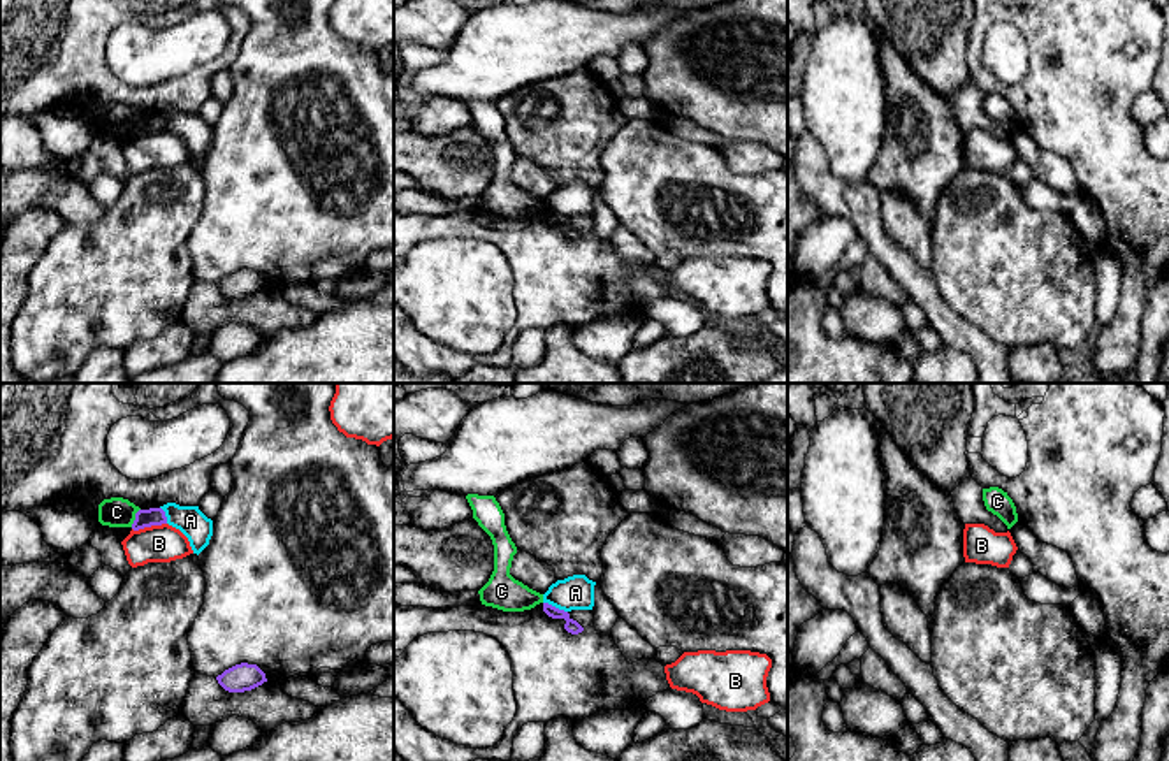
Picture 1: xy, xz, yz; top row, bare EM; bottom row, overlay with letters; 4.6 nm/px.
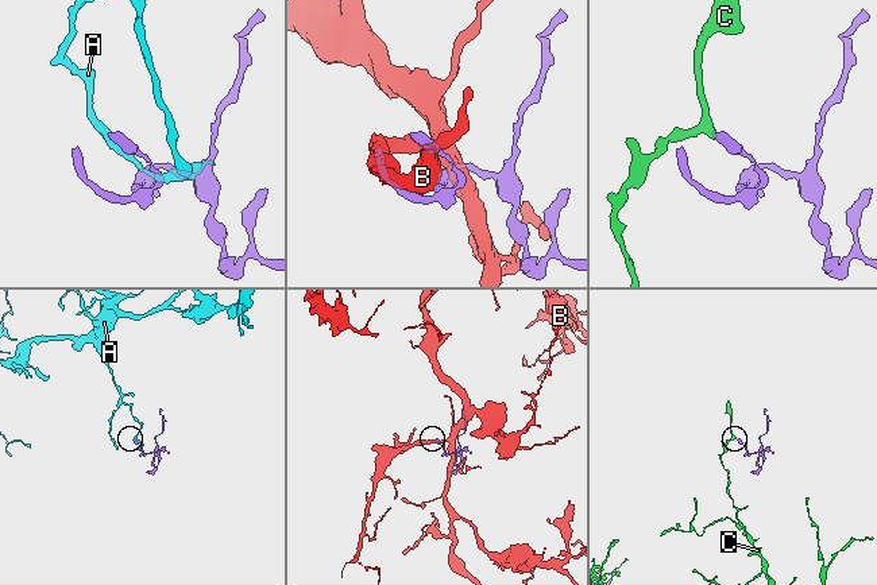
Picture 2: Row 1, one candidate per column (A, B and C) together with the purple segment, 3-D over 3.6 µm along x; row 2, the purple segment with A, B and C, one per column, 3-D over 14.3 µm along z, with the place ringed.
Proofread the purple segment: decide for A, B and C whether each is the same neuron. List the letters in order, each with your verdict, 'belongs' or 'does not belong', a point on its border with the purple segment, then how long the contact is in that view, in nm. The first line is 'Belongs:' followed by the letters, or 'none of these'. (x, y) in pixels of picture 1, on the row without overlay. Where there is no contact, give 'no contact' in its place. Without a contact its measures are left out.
Belongs: none of these
A: does not belong | xz (554, 213) | 120 nm
B: does not belong | xy (148, 132) | 160 nm
C: does not belong | xy (136, 123) | 100 nm

